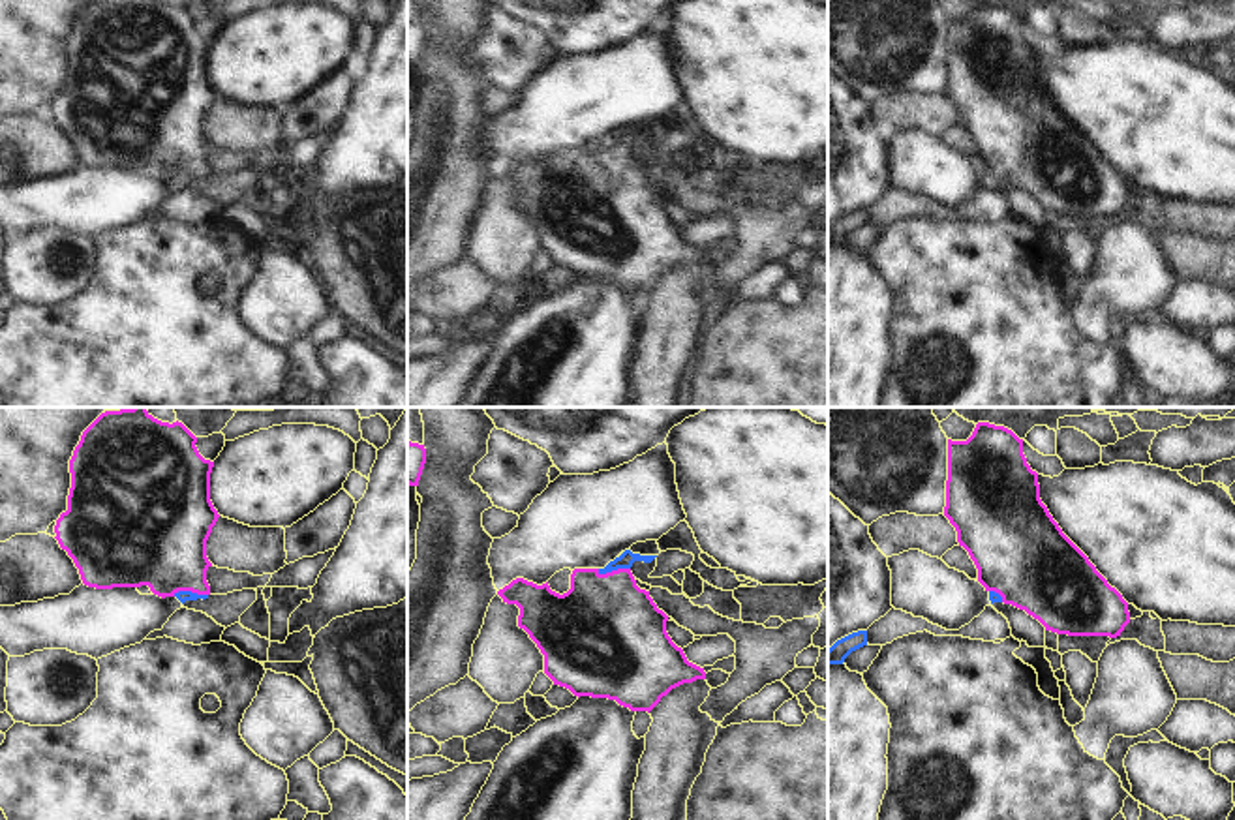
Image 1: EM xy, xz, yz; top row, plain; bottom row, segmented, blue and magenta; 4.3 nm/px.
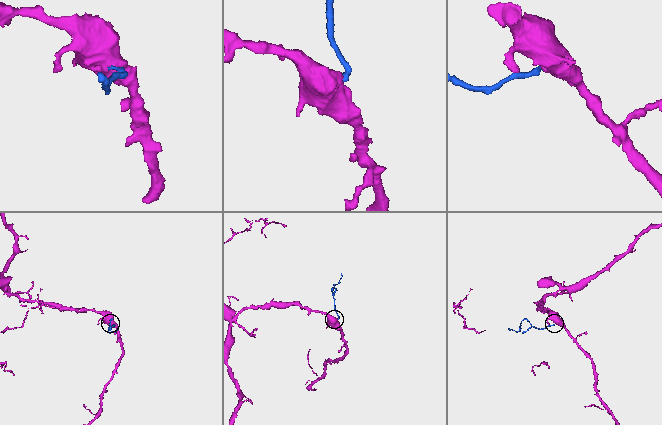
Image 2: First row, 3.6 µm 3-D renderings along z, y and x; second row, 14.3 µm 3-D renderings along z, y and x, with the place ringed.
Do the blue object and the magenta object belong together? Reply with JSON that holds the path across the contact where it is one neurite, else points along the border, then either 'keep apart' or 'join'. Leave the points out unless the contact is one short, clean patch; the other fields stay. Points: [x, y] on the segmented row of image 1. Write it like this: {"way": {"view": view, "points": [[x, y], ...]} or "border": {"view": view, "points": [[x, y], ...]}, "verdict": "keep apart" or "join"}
{"way": {"view": "xy", "points": [[182, 595], [190, 592], [160, 543]]}, "verdict": "join"}

